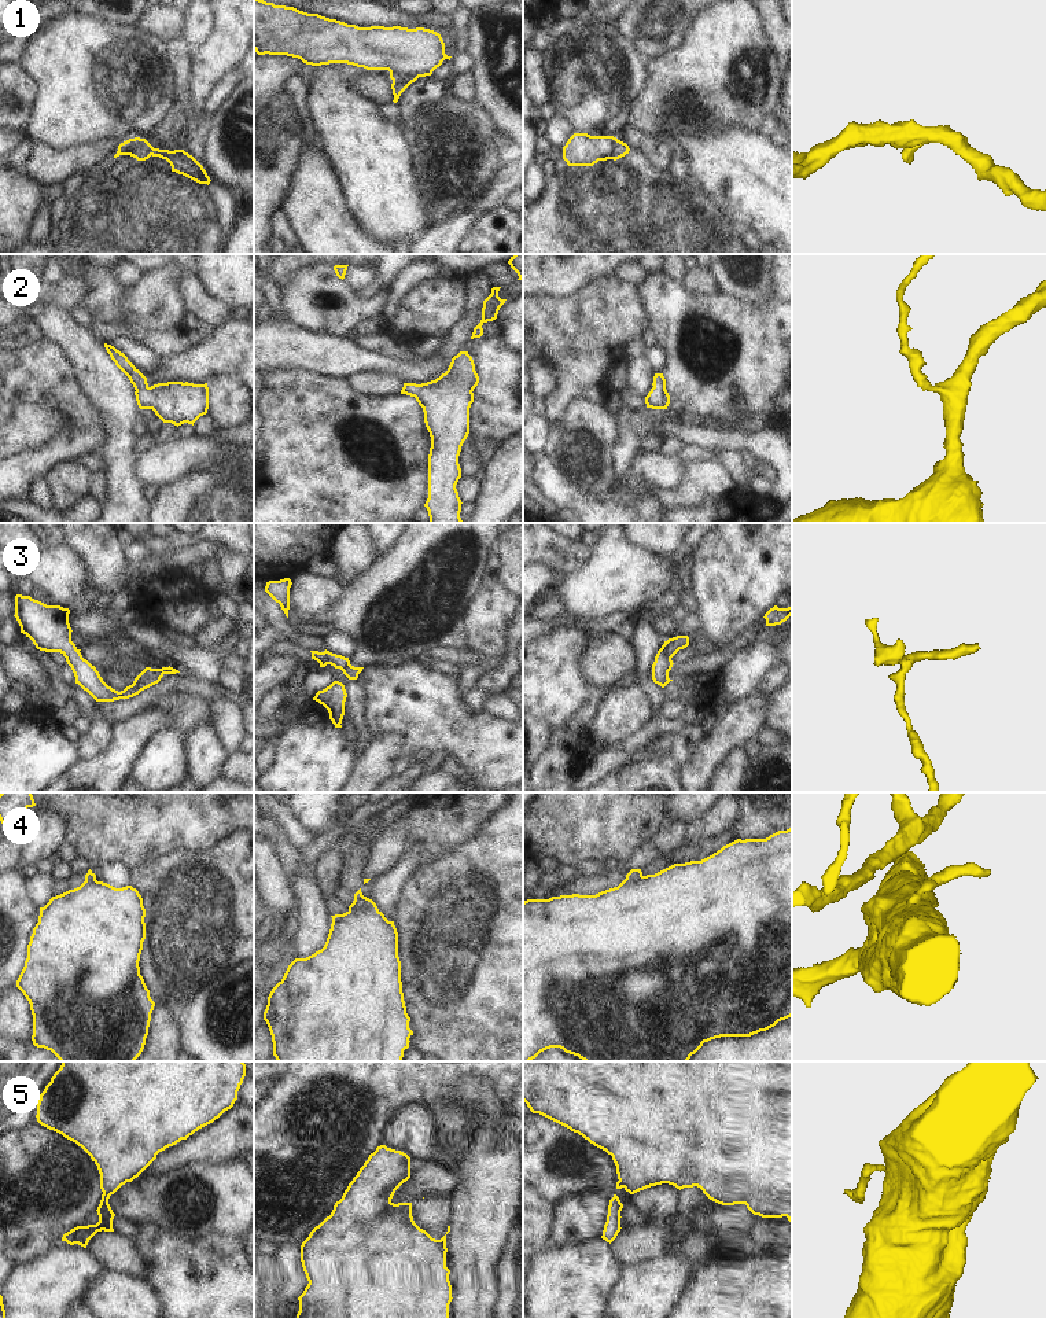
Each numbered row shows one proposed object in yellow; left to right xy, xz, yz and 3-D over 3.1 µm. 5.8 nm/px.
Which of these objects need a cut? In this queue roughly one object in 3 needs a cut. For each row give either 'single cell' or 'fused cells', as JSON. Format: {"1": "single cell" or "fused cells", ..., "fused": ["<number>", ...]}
{"1": "fused cells", "2": "single cell", "3": "fused cells", "4": "fused cells", "5": "single cell", "fused": ["1", "3", "4"]}

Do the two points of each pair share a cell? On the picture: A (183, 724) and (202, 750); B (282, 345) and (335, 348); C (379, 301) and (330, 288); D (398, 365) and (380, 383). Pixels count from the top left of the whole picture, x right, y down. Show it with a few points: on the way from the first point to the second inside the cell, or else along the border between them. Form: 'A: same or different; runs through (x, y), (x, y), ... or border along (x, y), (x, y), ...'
A: different; border along (212, 724), (198, 724), (183, 735)
B: same; runs through (295, 348), (321, 348)
C: same; runs through (367, 305), (350, 305), (342, 297)
D: different; border along (358, 372), (391, 372), (404, 382)

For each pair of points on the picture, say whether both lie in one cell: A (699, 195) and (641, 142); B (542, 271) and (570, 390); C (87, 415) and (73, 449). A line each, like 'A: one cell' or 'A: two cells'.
A: two cells
B: two cells
C: one cell

